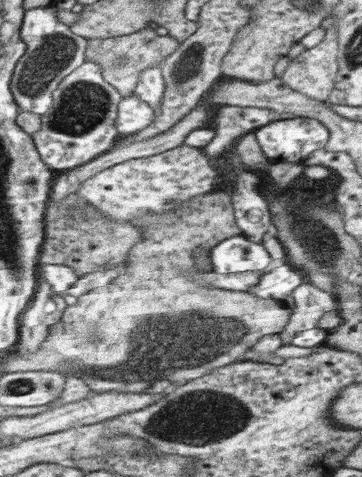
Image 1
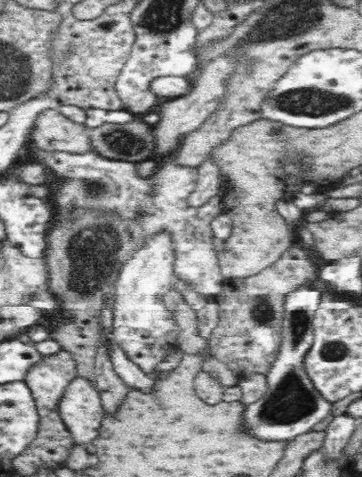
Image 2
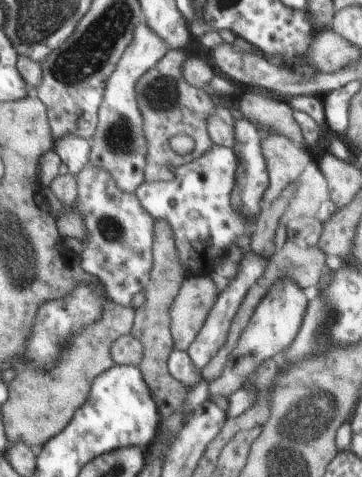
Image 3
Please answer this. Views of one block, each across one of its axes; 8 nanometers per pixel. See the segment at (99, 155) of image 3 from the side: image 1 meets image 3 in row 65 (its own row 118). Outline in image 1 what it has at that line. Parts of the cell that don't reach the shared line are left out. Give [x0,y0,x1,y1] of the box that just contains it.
[117,94,159,138]

